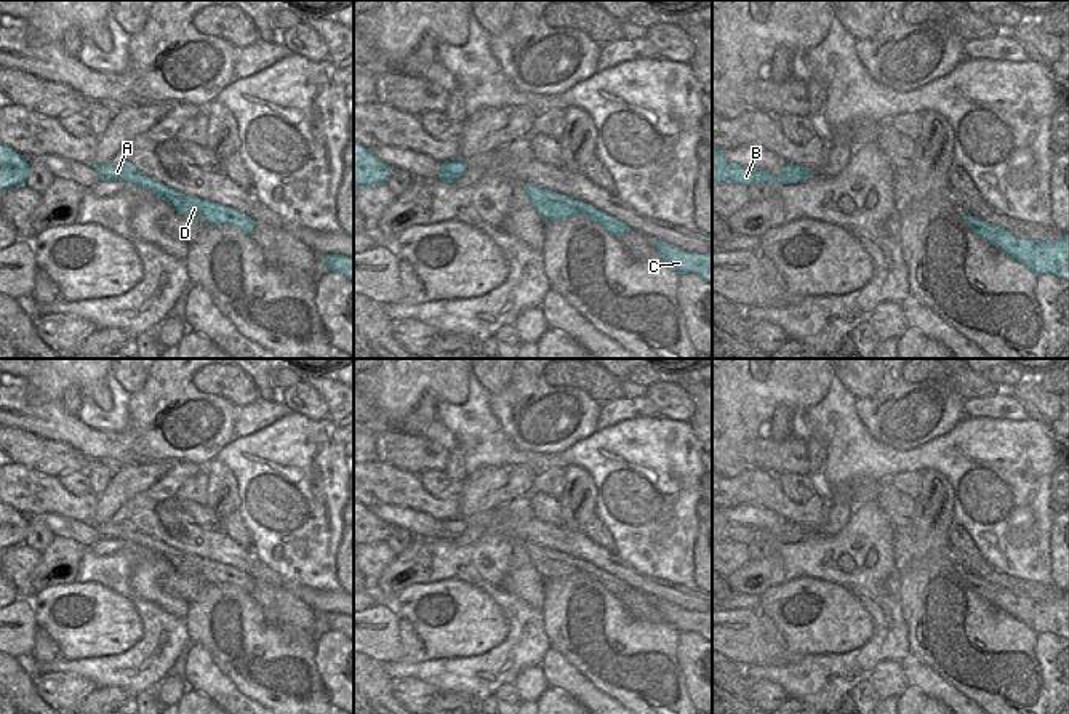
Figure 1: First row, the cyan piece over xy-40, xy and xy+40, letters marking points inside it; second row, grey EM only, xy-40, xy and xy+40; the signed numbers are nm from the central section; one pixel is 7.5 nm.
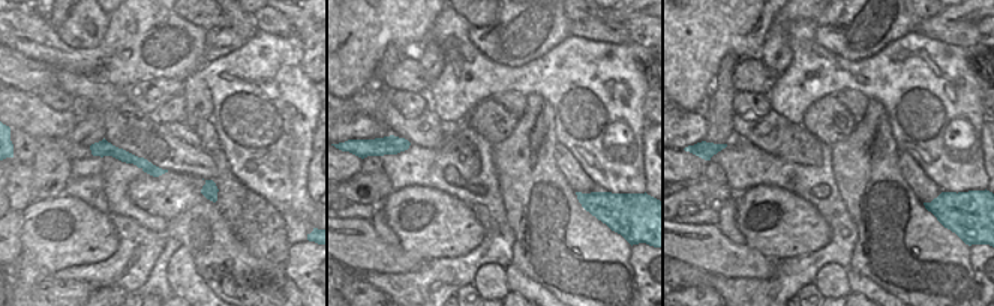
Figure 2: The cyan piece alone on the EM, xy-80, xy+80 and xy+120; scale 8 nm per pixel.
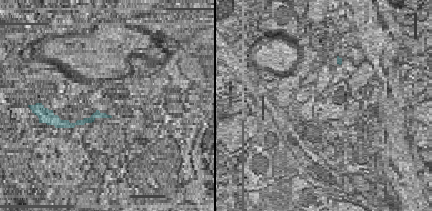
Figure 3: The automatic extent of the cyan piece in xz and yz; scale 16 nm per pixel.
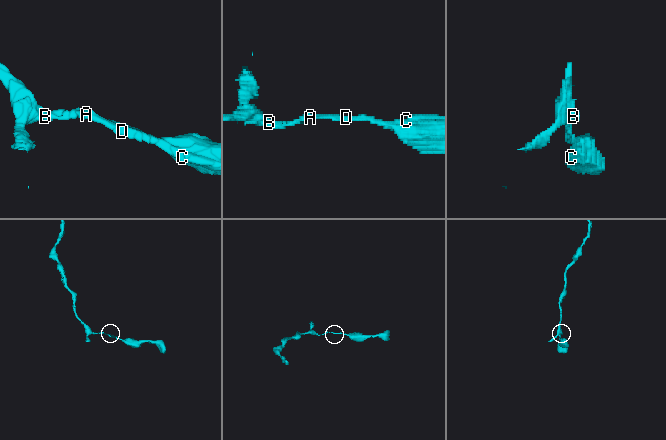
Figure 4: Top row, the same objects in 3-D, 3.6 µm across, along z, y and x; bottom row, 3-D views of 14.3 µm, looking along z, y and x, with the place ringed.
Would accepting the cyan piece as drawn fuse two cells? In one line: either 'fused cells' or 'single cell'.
single cell

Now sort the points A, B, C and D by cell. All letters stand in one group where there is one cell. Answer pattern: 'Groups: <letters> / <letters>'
Groups: A B C D.

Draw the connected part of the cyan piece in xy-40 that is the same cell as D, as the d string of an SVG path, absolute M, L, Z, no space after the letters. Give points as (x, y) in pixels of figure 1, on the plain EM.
M130 520L93 523L93 527L96 528L101 540L122 540L133 546L149 549L154 554L166 559L179 573L200 575L210 584L232 584L245 589L250 594L253 592L256 580L245 572L222 562L181 552L142 533Z

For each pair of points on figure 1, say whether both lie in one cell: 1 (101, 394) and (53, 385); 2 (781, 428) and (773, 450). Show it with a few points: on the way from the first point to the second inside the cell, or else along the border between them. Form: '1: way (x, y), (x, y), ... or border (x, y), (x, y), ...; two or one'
1: way (90, 383), (85, 378), (64, 378); one
2: border (768, 429), (773, 439), (786, 439), (791, 434); two

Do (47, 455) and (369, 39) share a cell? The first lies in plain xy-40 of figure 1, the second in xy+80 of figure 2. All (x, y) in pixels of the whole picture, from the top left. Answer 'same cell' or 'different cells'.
different cells

